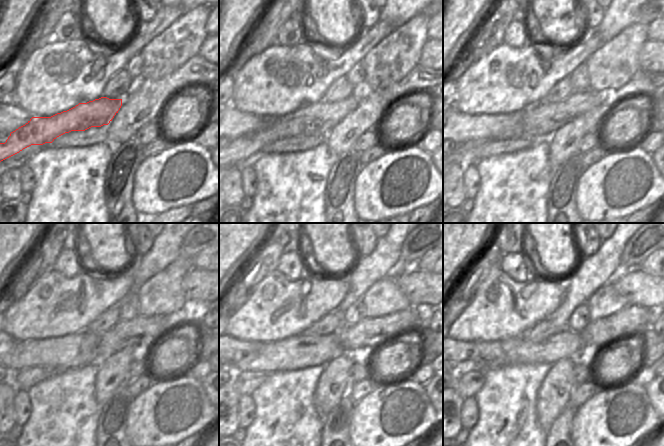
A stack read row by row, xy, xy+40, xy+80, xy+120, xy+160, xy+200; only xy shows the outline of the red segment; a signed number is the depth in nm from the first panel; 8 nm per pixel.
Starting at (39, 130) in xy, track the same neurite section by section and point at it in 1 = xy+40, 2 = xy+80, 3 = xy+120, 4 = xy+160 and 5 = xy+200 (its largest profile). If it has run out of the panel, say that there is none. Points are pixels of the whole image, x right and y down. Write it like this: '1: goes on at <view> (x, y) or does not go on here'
1: goes on at xy+40 (315, 119)
2: goes on at xy+80 (542, 119)
3: goes on at xy+120 (142, 332)
4: goes on at xy+160 (369, 333)
5: goes on at xy+200 (633, 321)

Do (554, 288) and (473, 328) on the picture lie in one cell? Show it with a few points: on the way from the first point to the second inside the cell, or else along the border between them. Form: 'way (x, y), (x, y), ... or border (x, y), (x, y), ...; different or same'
way (534, 308), (524, 319), (493, 319); same

